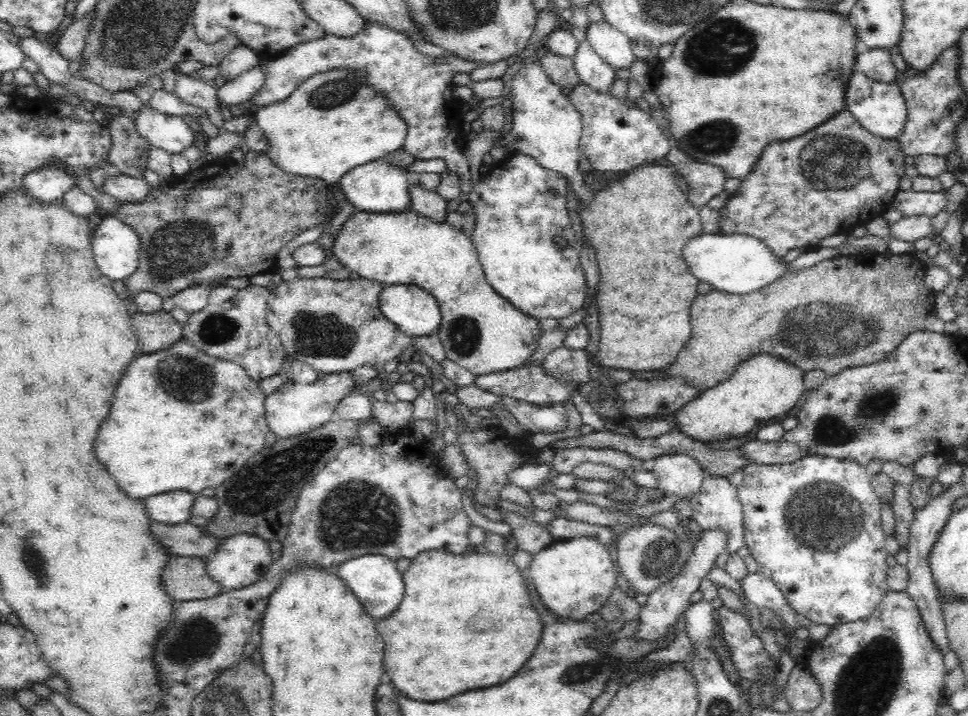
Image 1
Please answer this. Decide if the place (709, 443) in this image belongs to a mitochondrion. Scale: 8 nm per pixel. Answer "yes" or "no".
no

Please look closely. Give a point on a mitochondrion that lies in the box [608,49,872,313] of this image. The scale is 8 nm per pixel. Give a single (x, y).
(831, 160)

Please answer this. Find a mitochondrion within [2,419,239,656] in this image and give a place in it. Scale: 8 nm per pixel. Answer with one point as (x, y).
(37, 565)

